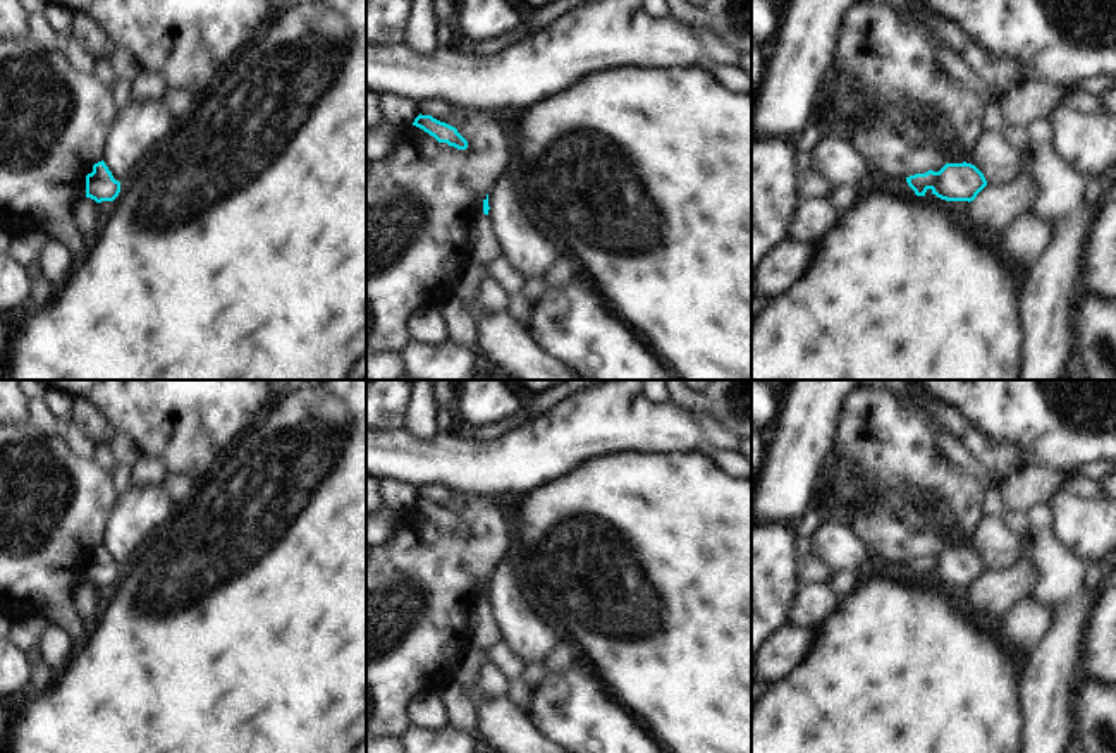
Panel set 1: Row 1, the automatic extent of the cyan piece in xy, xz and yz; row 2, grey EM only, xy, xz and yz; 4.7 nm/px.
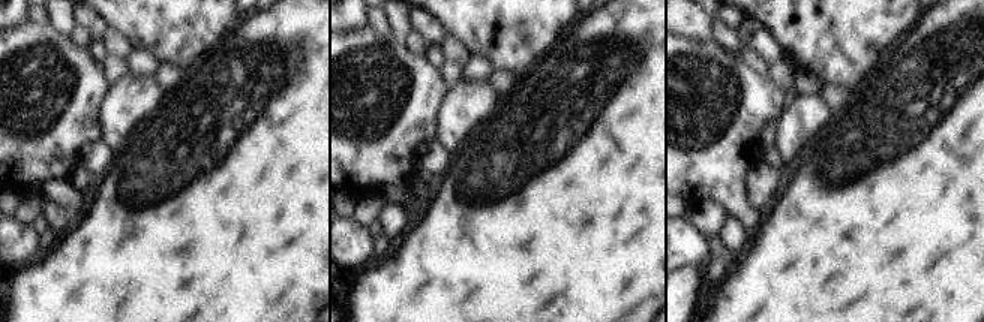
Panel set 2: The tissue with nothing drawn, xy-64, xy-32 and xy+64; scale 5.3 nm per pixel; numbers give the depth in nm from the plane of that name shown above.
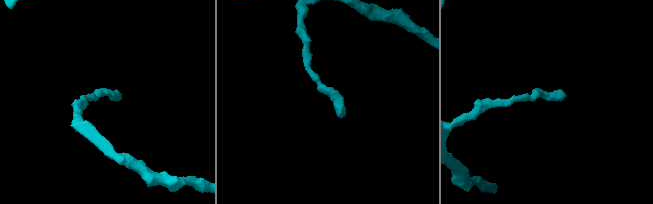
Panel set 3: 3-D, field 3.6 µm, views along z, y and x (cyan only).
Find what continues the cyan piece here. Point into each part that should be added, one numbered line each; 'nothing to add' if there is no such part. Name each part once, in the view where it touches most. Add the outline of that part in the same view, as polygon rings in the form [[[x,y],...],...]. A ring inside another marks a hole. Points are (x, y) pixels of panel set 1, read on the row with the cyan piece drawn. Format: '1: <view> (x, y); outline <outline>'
nothing to add

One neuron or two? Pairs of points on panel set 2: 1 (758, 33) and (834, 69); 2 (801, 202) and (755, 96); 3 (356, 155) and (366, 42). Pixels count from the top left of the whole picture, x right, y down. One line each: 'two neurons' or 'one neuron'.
1: two neurons
2: two neurons
3: one neuron

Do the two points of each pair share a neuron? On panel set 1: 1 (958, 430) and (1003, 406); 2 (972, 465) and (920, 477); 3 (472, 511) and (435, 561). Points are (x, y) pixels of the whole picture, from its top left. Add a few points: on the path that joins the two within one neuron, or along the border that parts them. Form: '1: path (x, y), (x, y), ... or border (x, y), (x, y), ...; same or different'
1: border (939, 399), (986, 435), (1008, 442); different
2: border (950, 461), (970, 473), (987, 492); different
3: path (473, 526), (473, 533), (451, 556); same

